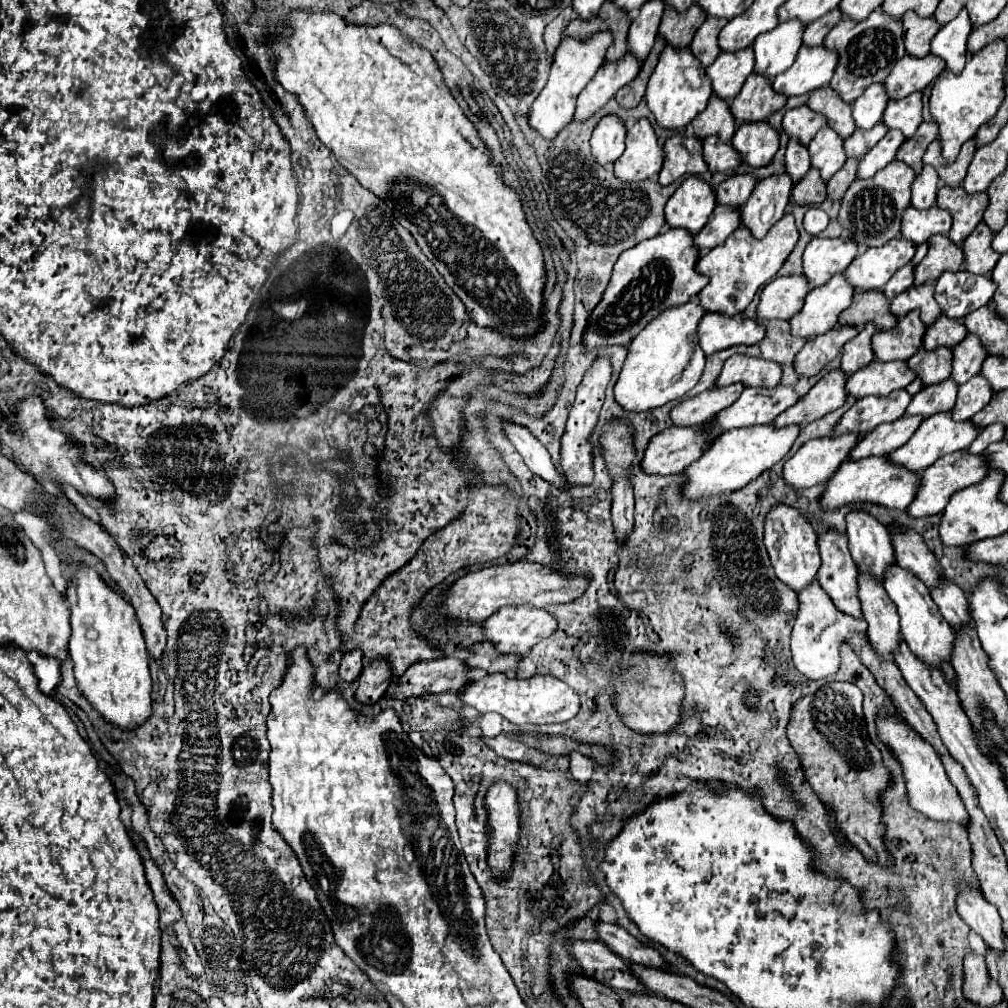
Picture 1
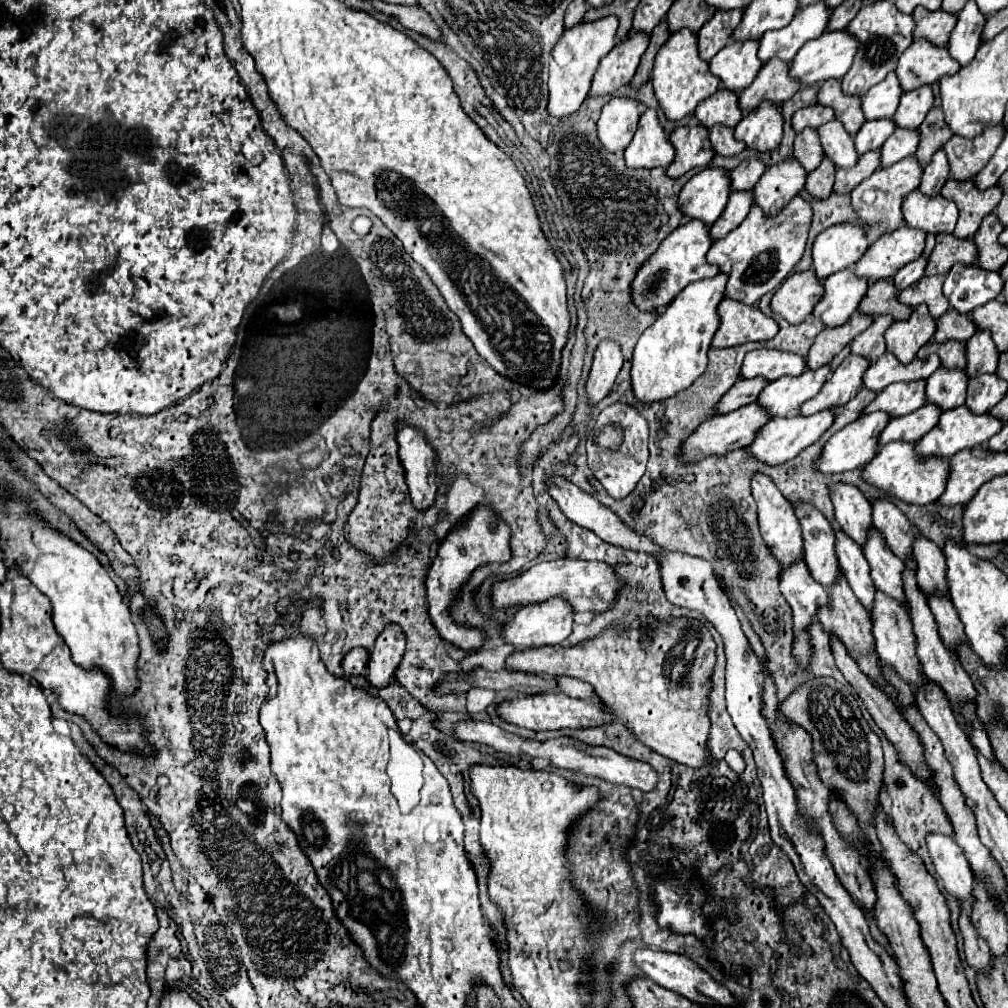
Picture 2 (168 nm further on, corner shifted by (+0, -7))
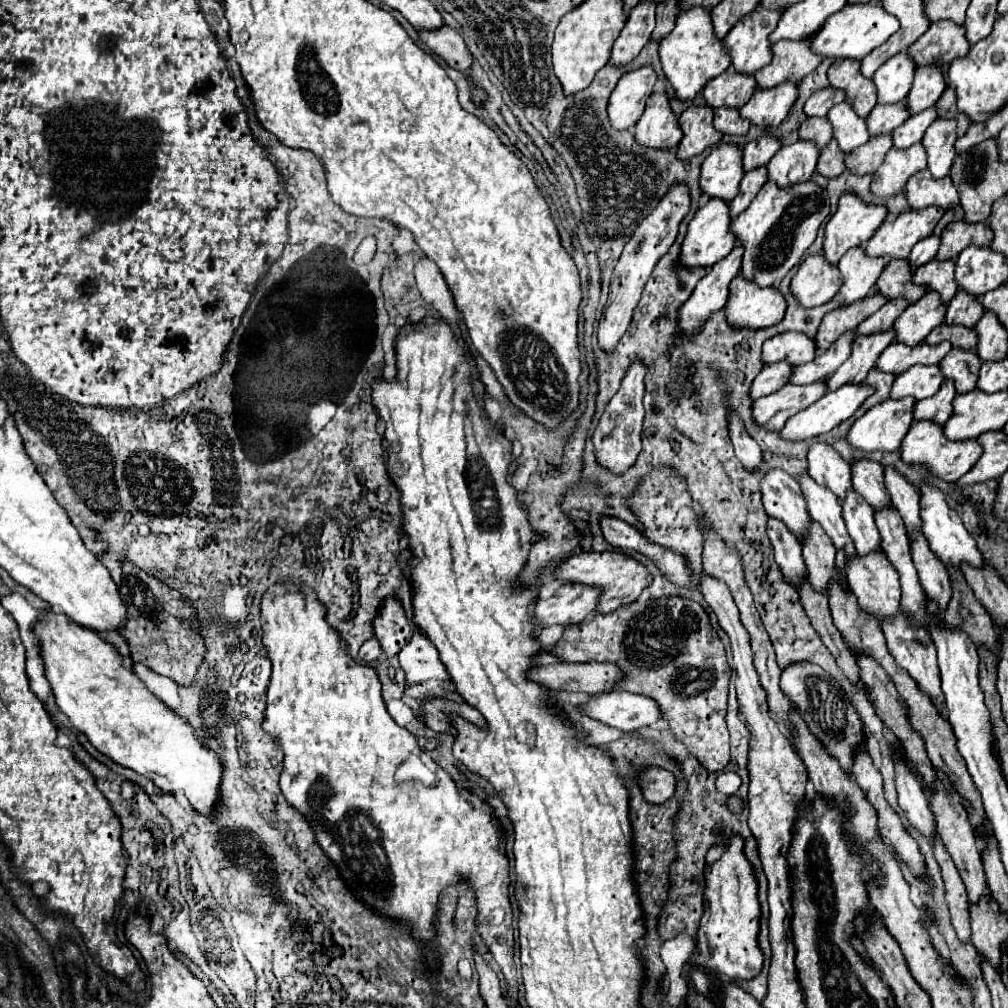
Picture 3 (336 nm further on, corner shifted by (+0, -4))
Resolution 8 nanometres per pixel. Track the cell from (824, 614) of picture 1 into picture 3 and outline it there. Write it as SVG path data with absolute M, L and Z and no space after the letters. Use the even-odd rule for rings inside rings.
M768 517L766 523L766 533L770 537L770 543L774 547L776 553L776 563L780 565L784 579L798 587L802 577L806 575L806 567L804 567L804 559L802 559L802 545L800 541L788 531L788 527L774 517Z

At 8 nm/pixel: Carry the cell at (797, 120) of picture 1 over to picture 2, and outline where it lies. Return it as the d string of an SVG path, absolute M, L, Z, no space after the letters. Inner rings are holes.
M814 104L814 106L806 106L806 108L800 108L794 116L792 116L792 128L796 134L800 134L804 128L814 128L818 130L822 124L834 120L834 112L828 108L828 106L820 106L820 104Z

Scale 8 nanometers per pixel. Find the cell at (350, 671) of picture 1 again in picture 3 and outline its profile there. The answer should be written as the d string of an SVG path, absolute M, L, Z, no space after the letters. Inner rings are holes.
M376 637L368 639L368 641L362 645L360 653L358 653L360 661L364 661L364 663L376 661L376 659L380 659L380 655L382 655L382 649L380 649L380 643L378 643L378 639L376 639Z

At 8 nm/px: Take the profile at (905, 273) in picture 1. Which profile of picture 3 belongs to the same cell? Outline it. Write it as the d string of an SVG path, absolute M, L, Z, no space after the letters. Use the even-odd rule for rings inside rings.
M930 235L930 237L924 237L922 241L918 241L914 247L912 247L912 253L908 257L912 269L932 261L936 257L936 251L940 247L940 237L938 235Z

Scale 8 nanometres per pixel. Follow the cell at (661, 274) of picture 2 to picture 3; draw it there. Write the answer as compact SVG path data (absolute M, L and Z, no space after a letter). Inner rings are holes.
M710 199L702 209L698 209L698 213L694 215L694 219L688 225L688 233L686 239L682 243L682 253L680 253L680 265L686 267L712 267L714 263L718 263L722 257L726 257L732 247L738 243L736 235L730 231L730 209L728 203L722 199Z

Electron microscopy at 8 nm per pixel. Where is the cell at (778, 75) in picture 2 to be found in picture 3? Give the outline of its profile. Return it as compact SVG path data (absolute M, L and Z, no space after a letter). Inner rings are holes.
M784 39L774 43L772 51L774 59L766 67L754 73L758 87L762 89L770 89L784 81L798 83L802 77L812 73L822 61L822 55L816 55L810 49L810 39L800 39L800 41Z

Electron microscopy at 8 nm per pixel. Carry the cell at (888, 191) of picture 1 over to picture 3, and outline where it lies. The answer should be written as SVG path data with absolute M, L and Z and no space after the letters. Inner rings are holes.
M914 143L908 149L892 147L874 173L872 193L878 197L896 195L904 189L908 177L920 169L926 169L926 149L922 143Z

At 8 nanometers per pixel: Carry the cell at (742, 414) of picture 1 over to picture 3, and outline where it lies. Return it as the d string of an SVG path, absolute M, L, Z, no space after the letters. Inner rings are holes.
M846 331L824 353L818 353L814 361L810 361L806 365L800 365L800 367L794 367L790 383L808 385L808 383L814 383L814 381L818 381L822 377L832 375L846 361L846 357L850 355L854 337L856 337L856 331Z

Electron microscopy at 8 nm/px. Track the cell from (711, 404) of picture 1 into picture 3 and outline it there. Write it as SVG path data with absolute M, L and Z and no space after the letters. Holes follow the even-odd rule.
M778 361L778 363L772 363L772 365L766 365L758 379L754 379L752 383L752 389L750 393L754 395L754 399L760 399L760 397L766 397L778 389L782 389L788 379L790 379L790 373L792 373L792 363L788 361Z

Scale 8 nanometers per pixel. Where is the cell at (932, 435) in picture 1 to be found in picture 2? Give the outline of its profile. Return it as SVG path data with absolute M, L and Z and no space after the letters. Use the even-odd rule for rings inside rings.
M960 406L960 408L954 408L954 410L942 412L938 424L916 444L916 454L922 456L922 458L950 458L954 452L960 452L960 450L966 450L966 448L974 448L978 444L984 444L1002 426L1004 426L1004 422L994 420L988 414L974 416L974 414L970 414L970 410L966 406Z

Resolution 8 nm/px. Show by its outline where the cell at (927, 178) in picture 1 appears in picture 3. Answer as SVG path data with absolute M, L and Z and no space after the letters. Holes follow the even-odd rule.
M936 119L928 127L922 143L928 153L928 169L936 179L948 175L950 165L956 157L956 139L956 119Z

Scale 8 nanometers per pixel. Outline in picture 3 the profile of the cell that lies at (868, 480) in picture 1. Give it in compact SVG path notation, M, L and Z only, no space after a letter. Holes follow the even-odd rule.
M914 421L906 435L906 441L902 441L900 453L906 463L926 463L930 473L942 477L944 481L956 481L976 465L976 461L982 455L982 445L976 439L966 441L946 439L944 425L936 421Z

